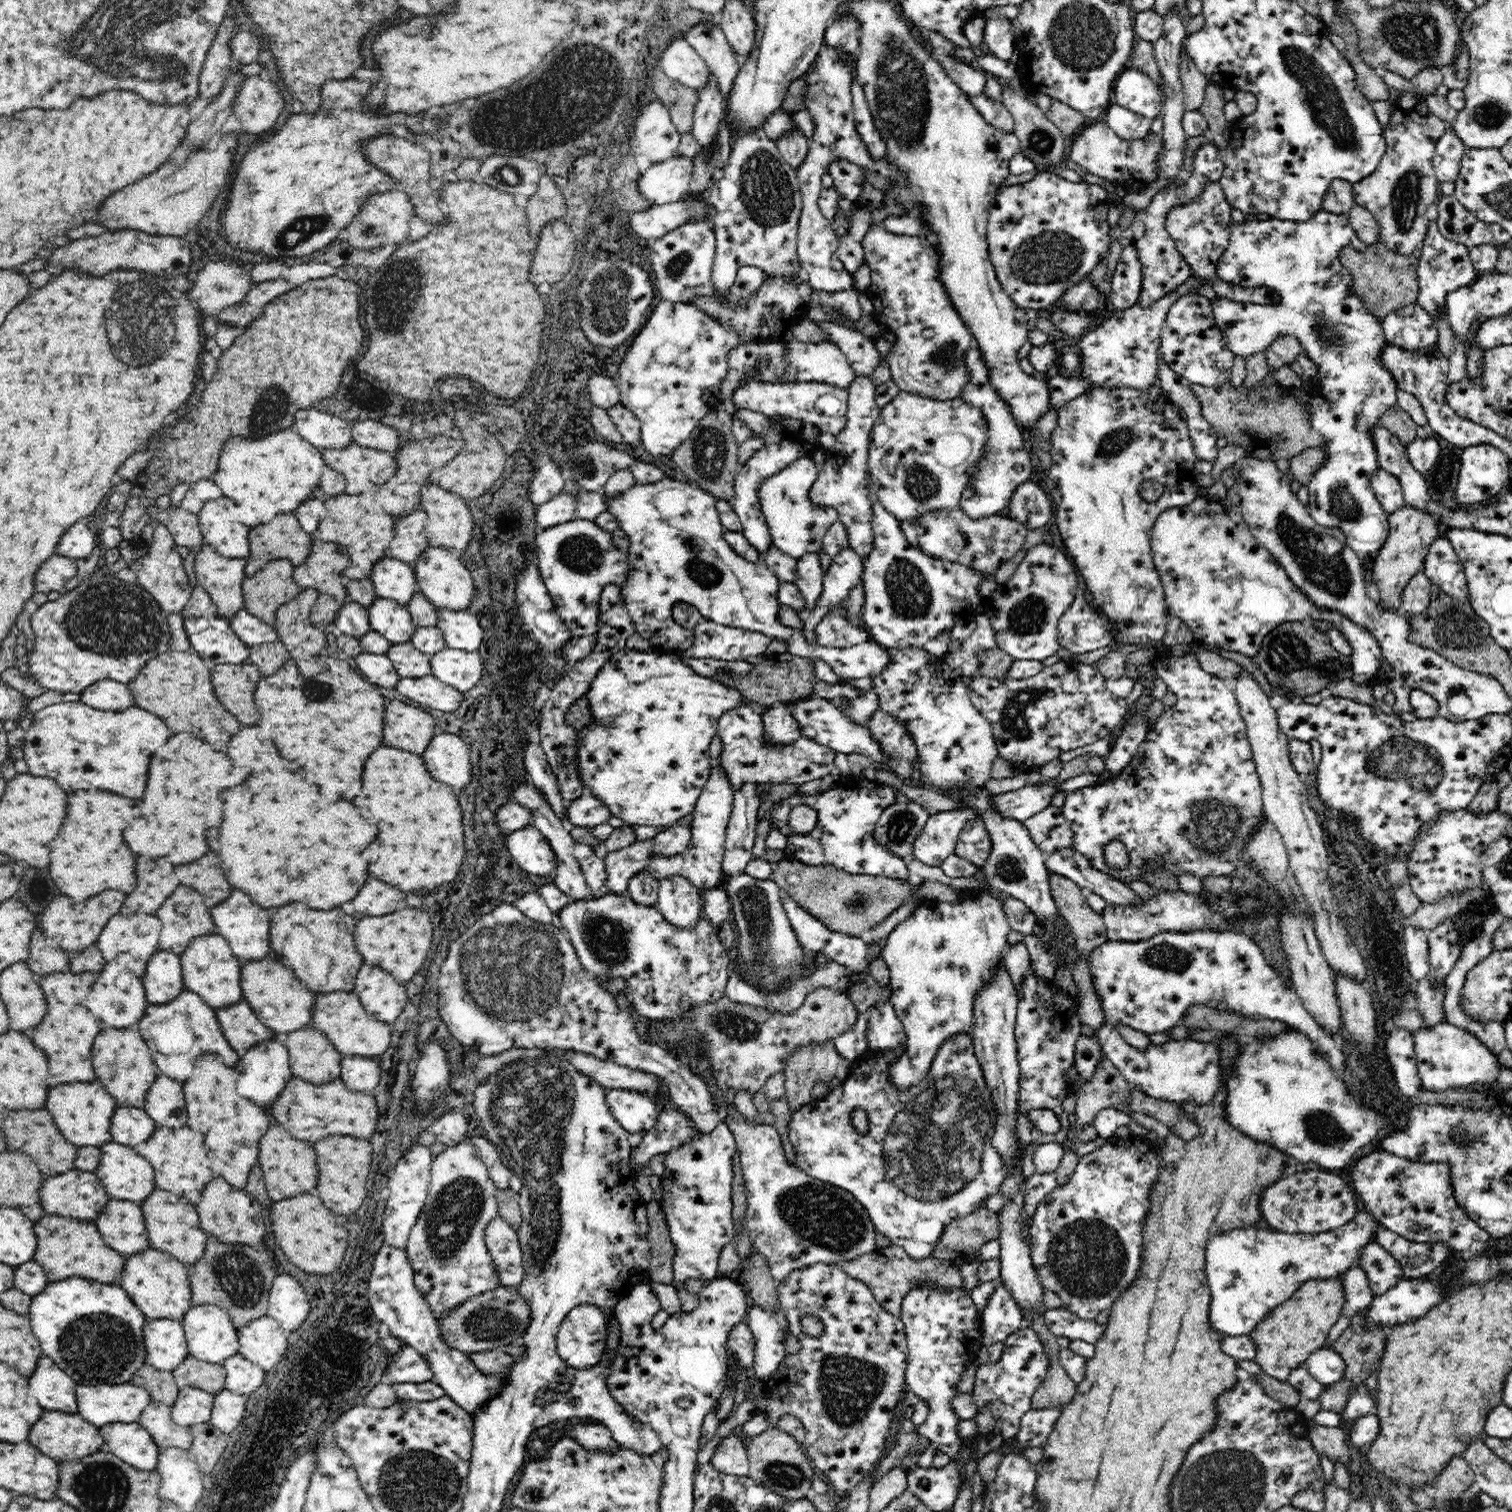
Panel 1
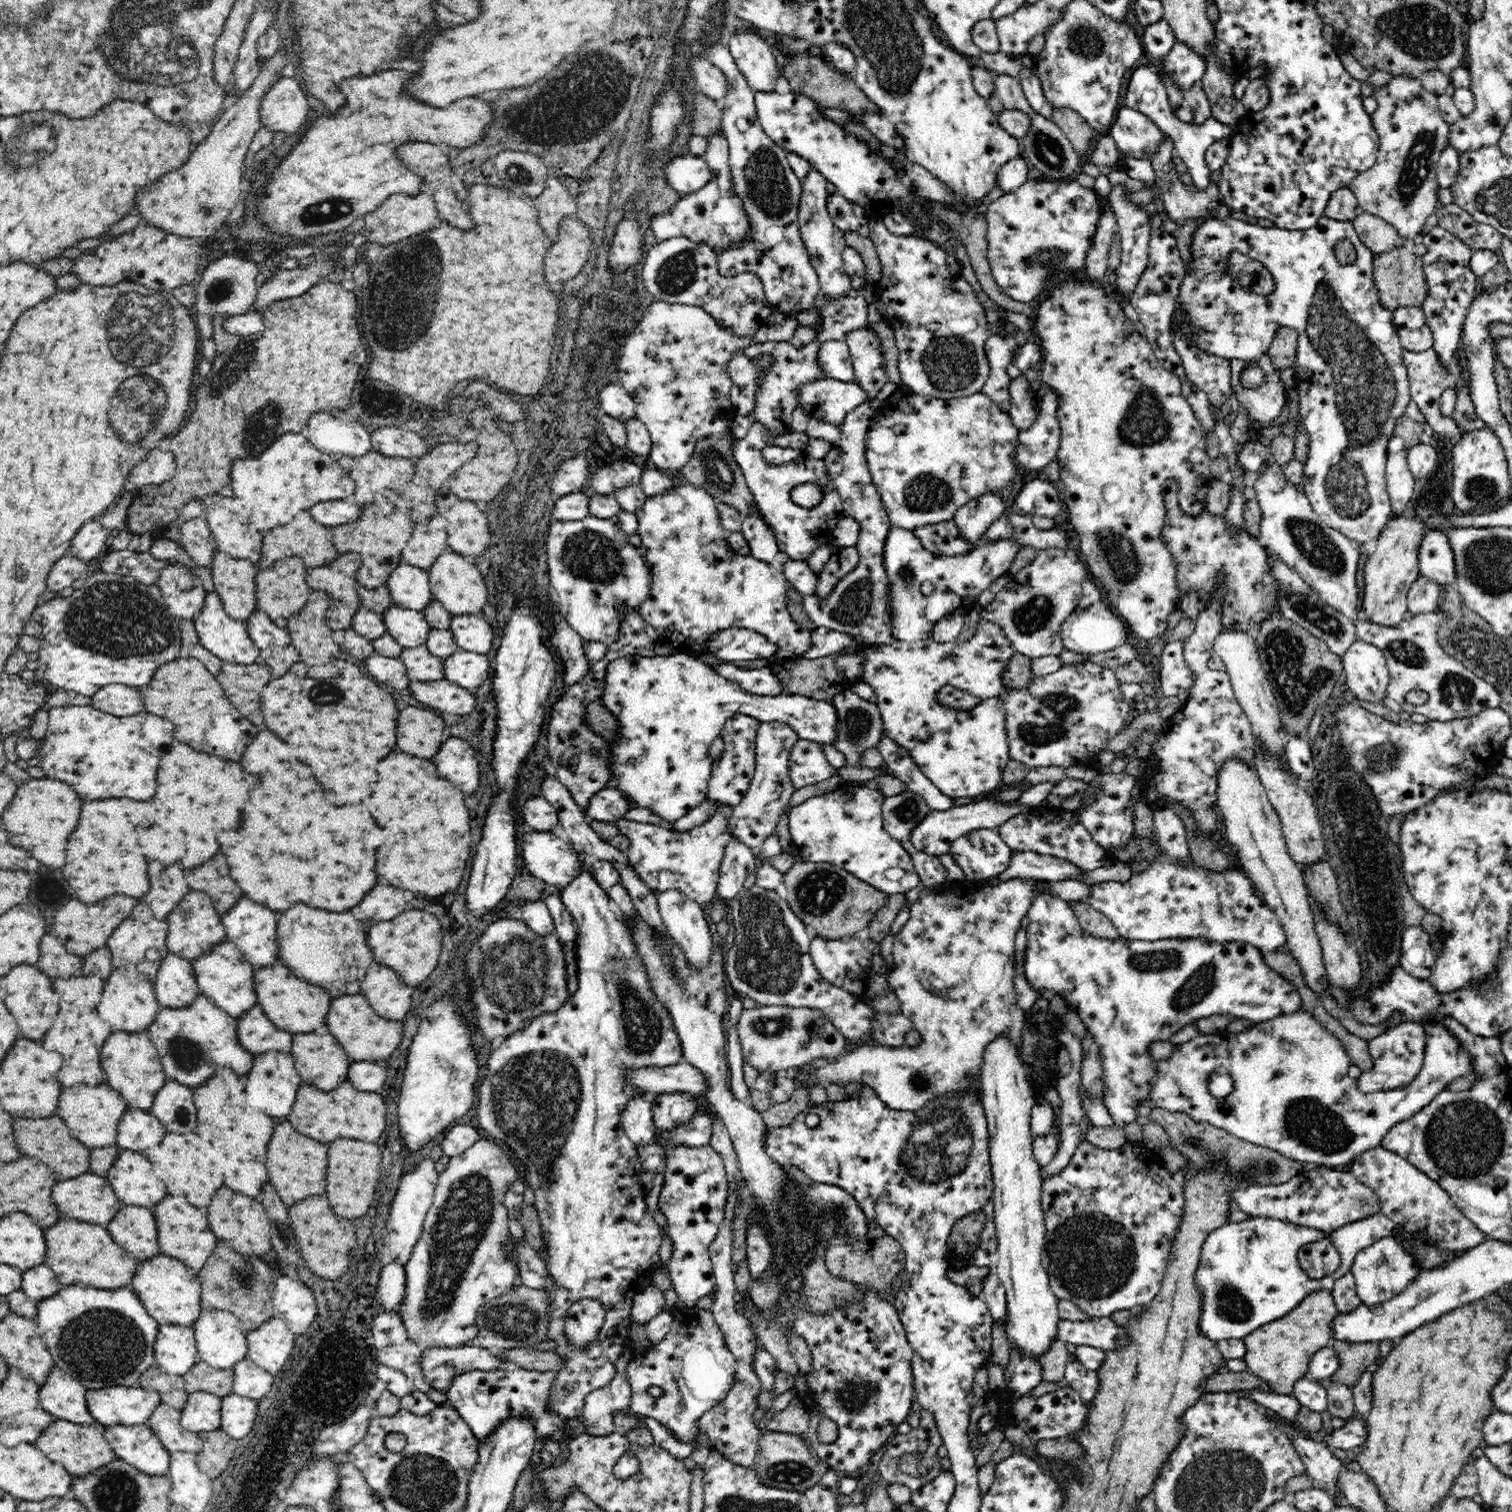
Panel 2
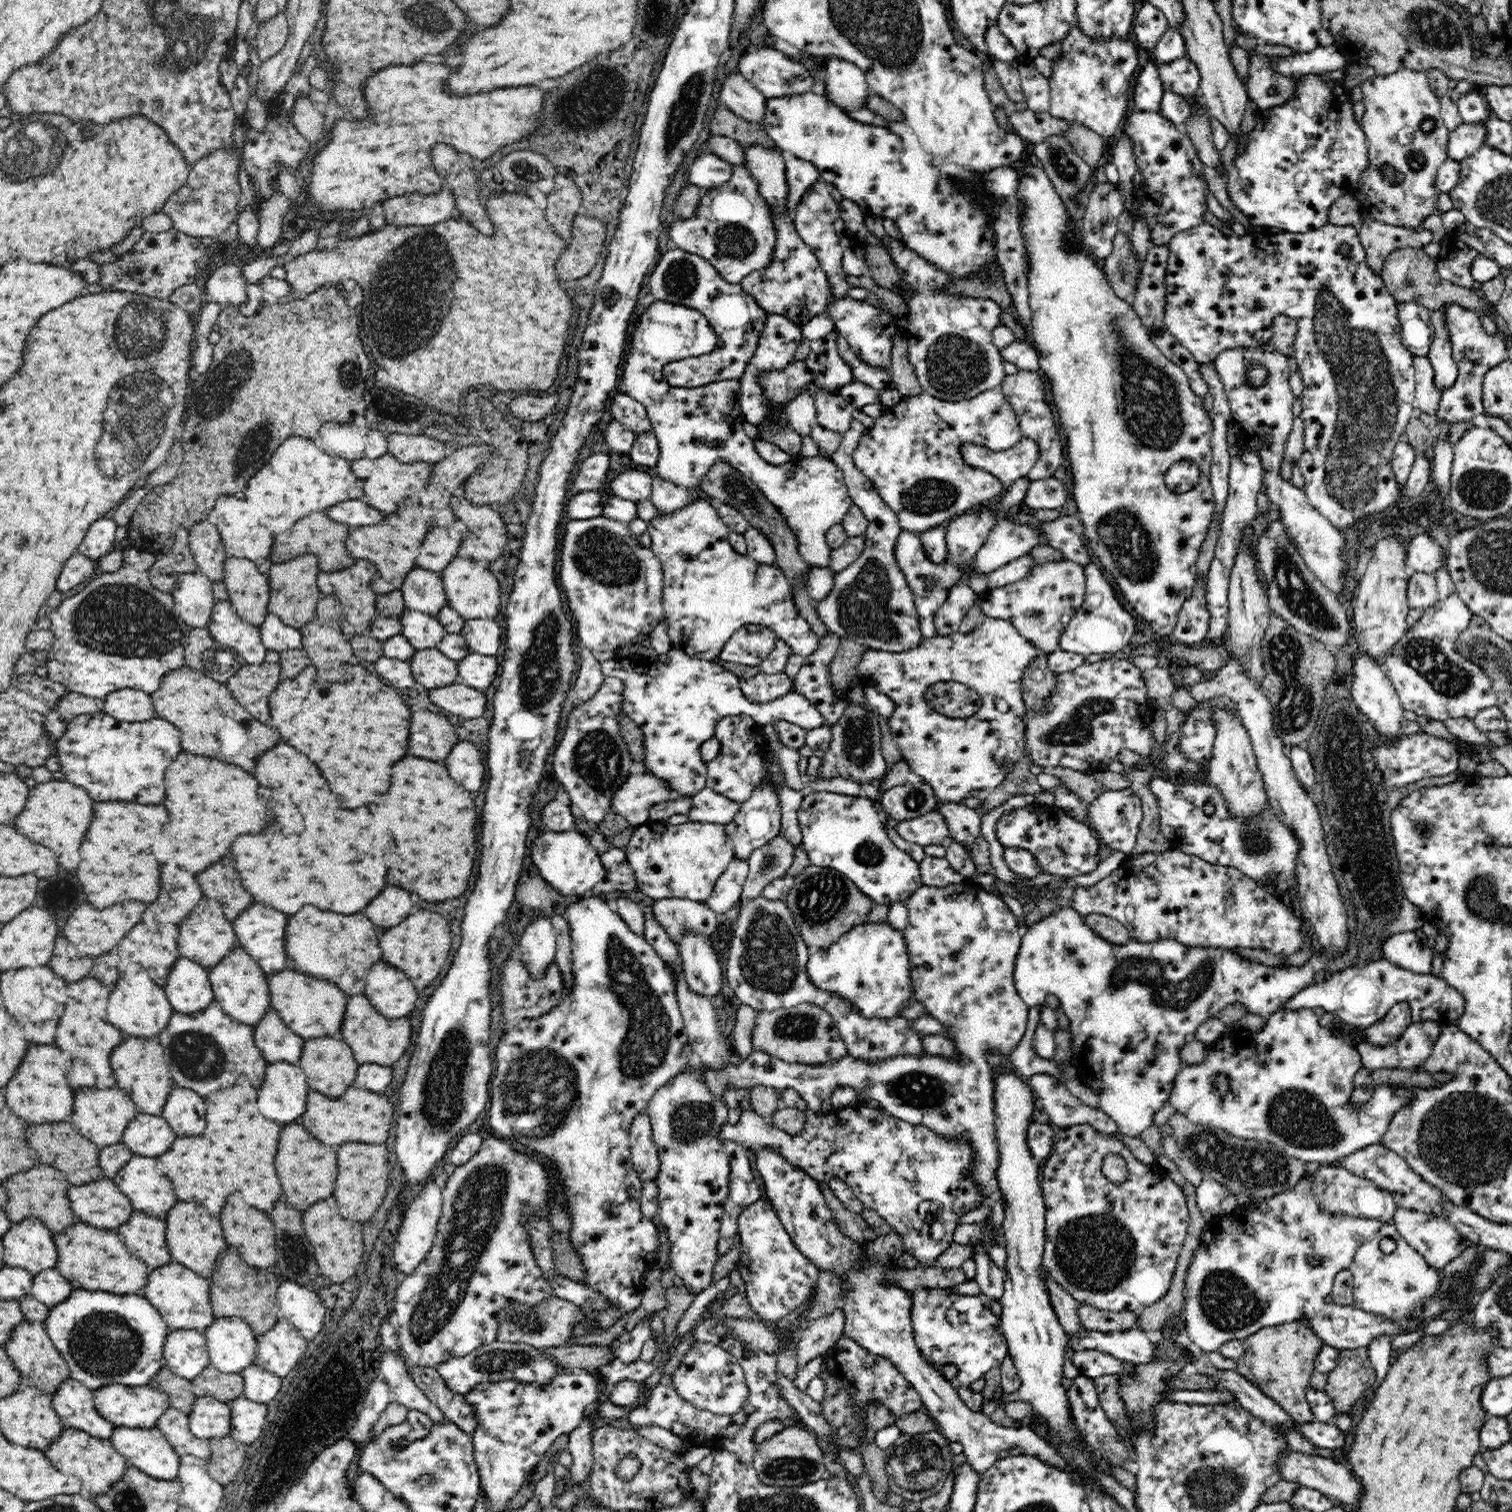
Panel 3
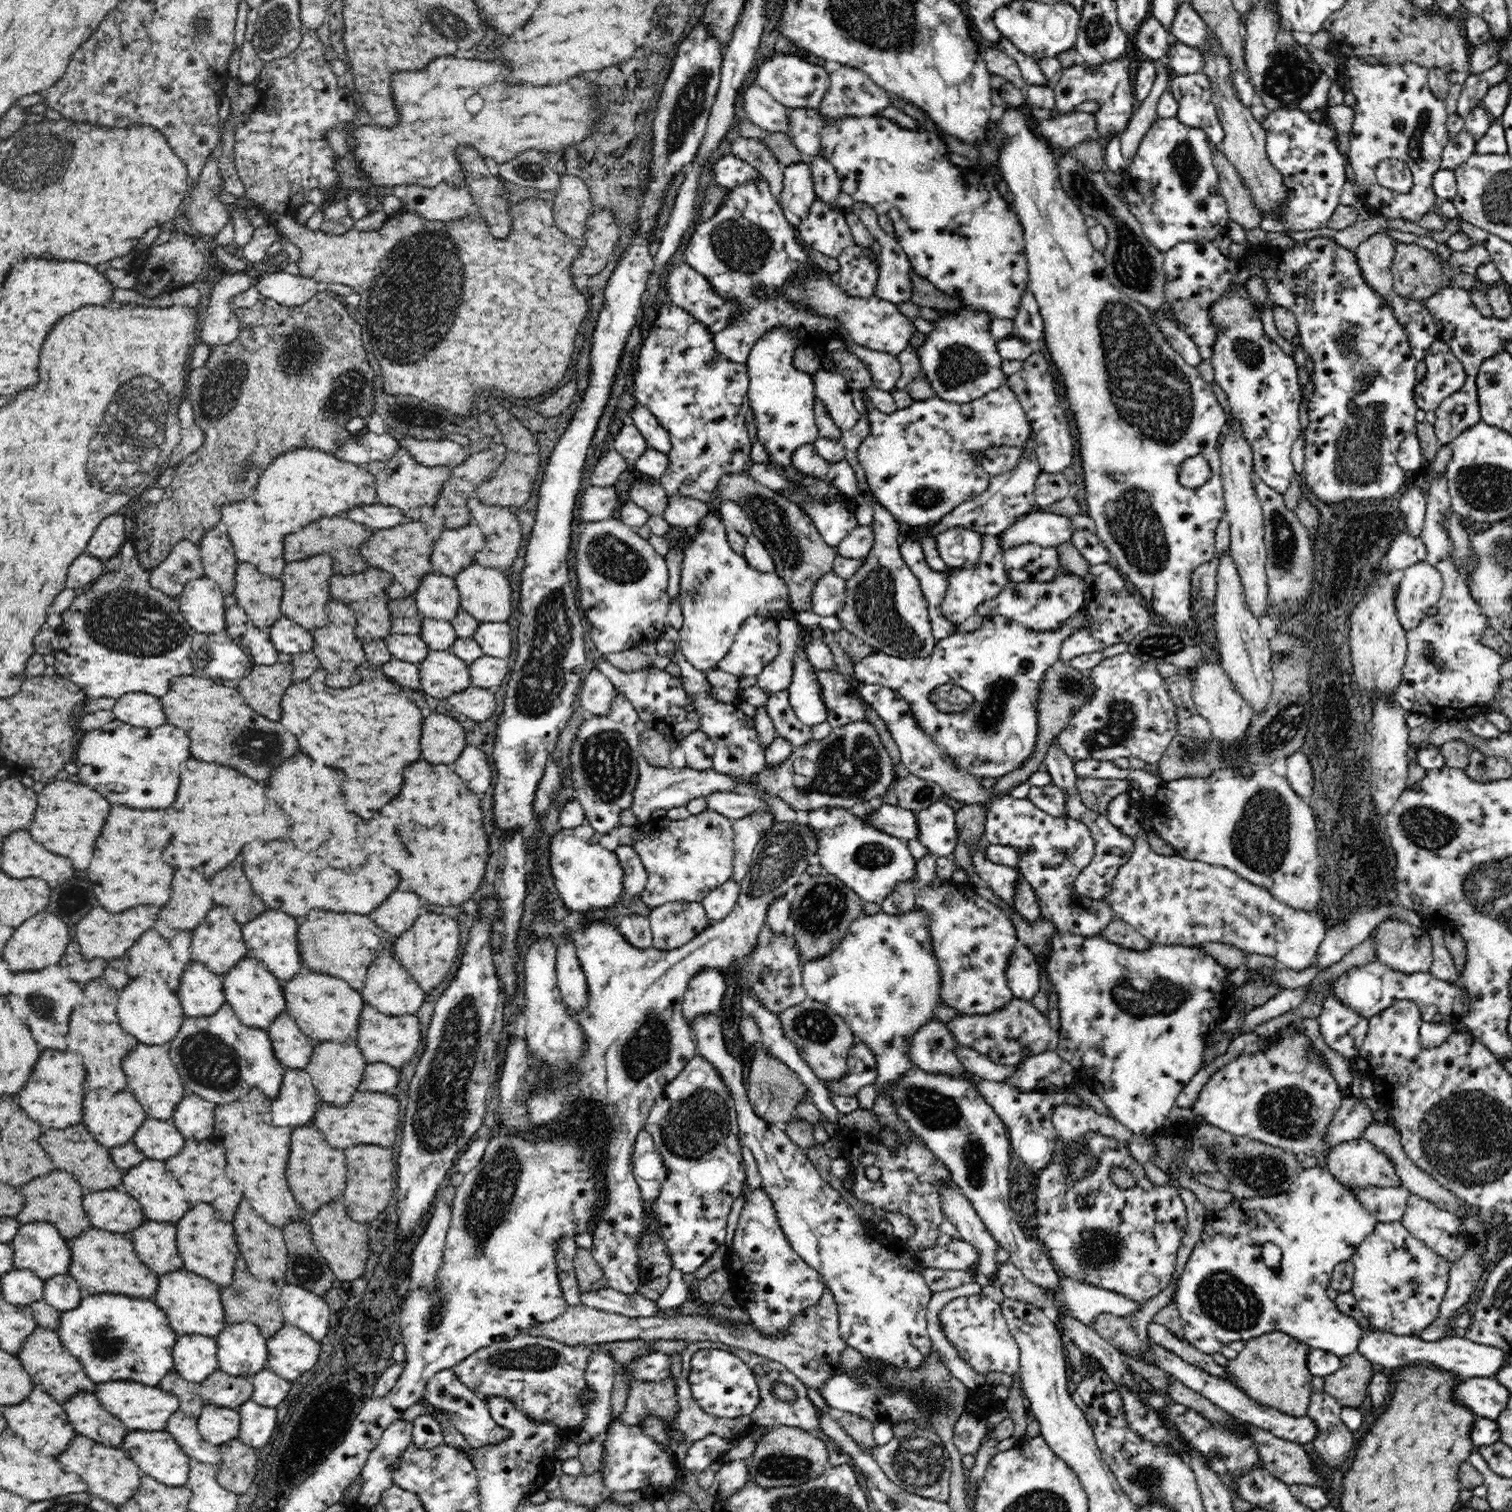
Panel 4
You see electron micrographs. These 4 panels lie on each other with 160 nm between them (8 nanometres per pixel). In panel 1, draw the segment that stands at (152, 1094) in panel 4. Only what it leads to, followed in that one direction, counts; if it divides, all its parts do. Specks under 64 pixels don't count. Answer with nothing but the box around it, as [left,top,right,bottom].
[91,1028,158,1108]

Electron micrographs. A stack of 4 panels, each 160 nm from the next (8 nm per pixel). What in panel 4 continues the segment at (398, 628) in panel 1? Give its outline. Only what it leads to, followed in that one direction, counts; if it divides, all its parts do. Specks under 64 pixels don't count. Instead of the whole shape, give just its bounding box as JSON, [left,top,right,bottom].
[419,616,459,651]

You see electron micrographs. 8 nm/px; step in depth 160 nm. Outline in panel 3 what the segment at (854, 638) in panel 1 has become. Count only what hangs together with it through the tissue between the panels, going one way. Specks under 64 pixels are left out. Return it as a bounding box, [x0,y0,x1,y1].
[739,631,845,726]

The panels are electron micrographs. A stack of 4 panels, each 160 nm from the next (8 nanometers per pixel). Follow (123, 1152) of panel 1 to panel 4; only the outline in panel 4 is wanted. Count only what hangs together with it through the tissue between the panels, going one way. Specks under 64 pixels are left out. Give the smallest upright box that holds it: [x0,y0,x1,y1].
[120,1158,188,1224]

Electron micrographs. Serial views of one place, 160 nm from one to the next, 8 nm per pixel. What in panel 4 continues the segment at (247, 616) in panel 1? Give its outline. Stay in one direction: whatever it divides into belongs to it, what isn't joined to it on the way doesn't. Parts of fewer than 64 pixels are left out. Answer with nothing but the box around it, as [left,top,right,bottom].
[269,618,314,655]

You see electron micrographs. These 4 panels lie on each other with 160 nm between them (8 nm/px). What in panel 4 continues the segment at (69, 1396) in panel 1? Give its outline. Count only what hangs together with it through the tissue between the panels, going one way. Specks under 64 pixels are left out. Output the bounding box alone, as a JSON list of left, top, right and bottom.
[63,1390,126,1446]

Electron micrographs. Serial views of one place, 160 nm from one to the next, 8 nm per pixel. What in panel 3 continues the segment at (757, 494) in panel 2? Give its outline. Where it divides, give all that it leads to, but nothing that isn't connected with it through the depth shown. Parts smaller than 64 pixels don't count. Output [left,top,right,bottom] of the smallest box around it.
[620,300,853,568]

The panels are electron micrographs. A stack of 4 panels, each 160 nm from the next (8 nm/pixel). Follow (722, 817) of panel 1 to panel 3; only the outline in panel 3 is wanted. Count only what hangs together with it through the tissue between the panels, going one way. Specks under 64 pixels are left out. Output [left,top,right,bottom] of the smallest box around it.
[624,820,736,902]

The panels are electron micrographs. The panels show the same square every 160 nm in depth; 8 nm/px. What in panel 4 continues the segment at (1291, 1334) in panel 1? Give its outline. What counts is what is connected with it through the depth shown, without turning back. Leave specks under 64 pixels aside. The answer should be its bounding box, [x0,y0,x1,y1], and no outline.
[1225,1331,1313,1418]

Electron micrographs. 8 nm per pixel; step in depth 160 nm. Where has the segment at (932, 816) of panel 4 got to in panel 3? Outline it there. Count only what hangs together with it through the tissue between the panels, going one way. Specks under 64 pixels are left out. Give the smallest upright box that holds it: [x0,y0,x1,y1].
[857,617,1044,803]

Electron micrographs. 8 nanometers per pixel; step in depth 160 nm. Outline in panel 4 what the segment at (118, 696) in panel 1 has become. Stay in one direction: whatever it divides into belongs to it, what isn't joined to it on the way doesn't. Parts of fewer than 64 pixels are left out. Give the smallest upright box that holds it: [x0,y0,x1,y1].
[112,692,167,729]

